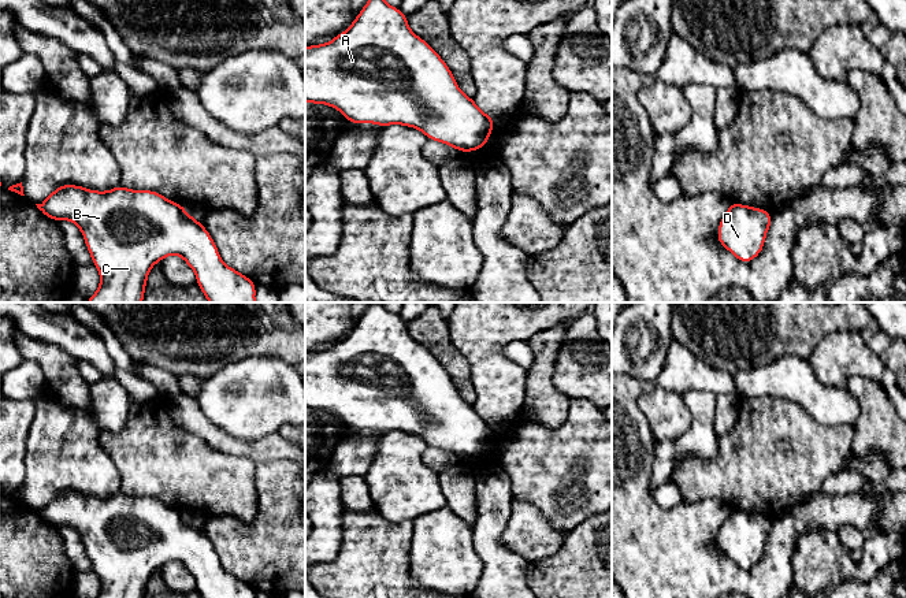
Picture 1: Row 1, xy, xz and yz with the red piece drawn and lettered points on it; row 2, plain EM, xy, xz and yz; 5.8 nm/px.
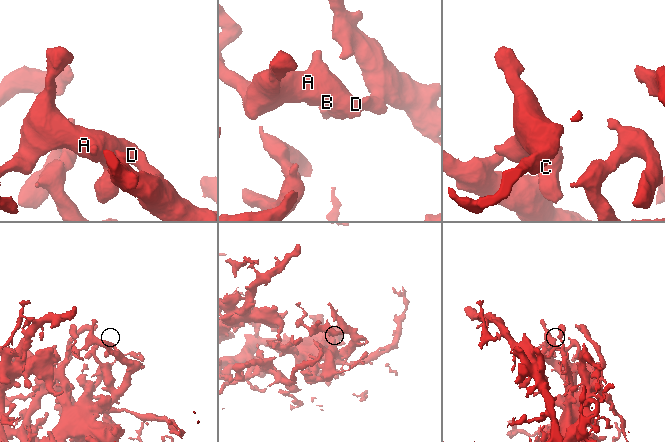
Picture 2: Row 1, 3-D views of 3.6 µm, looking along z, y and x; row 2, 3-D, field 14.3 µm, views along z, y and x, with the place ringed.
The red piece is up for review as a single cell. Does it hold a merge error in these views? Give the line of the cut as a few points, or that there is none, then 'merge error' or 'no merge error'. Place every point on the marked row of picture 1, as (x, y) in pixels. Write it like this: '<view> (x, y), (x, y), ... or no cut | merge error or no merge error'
no cut | no merge error

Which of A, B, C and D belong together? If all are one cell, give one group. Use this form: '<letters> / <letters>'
A B C D

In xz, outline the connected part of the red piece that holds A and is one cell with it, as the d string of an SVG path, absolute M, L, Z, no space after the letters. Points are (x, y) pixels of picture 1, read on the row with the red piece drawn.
M368 0L352 25L330 42L305 47L305 103L327 104L352 125L409 126L458 152L486 146L494 129L494 119L461 92L443 59L409 29L408 16L385 0Z

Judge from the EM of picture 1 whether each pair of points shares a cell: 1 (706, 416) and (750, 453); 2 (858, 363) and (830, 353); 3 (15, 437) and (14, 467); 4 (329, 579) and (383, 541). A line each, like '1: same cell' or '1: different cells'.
1: different cells
2: same cell
3: same cell
4: same cell

